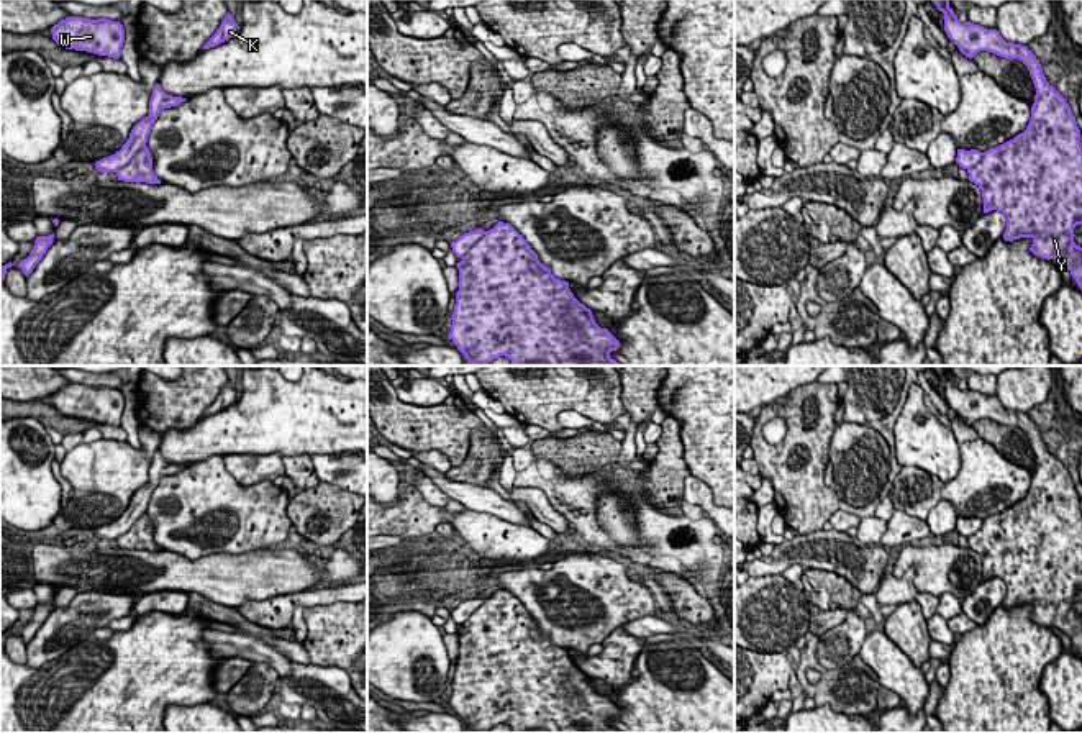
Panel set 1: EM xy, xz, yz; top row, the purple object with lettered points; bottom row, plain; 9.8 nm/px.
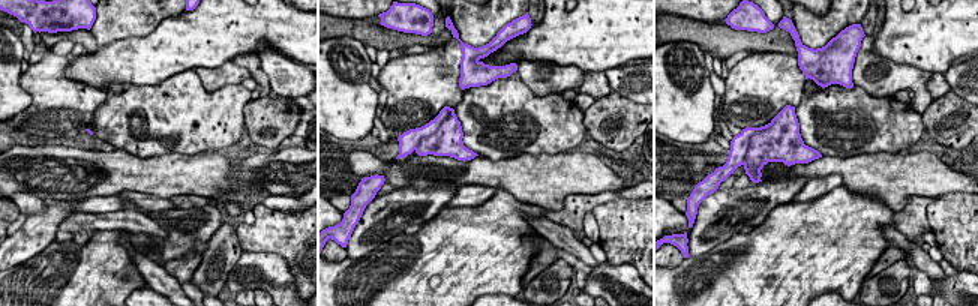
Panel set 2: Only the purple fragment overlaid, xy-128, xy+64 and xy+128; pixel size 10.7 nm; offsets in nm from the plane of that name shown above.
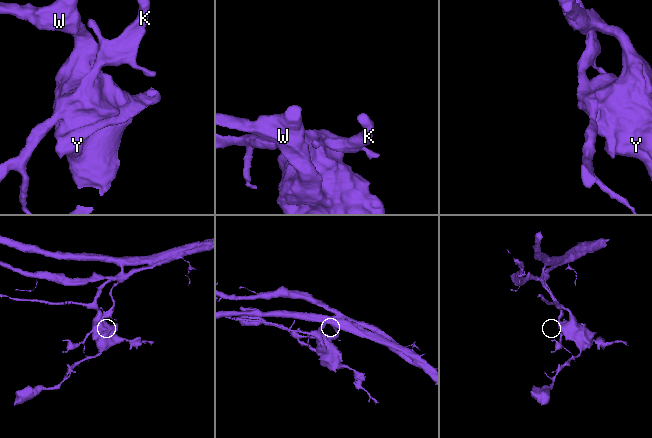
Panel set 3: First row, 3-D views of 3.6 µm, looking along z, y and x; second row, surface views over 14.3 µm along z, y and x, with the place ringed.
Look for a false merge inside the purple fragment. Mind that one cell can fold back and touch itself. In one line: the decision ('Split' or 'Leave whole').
Leave whole

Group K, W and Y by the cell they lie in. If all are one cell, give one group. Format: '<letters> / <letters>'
K W Y

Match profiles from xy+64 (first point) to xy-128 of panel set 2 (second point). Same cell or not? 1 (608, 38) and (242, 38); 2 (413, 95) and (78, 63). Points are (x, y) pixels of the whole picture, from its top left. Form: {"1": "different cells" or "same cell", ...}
{"1": "same cell", "2": "different cells"}

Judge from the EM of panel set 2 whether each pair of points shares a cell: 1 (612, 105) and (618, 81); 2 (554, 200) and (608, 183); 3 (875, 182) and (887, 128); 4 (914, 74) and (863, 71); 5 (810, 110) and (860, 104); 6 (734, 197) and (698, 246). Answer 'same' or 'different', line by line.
1: different
2: same
3: different
4: same
5: same
6: same

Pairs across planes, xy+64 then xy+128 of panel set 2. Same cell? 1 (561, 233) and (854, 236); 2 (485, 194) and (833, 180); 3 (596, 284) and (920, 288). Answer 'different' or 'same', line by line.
1: different
2: same
3: different

